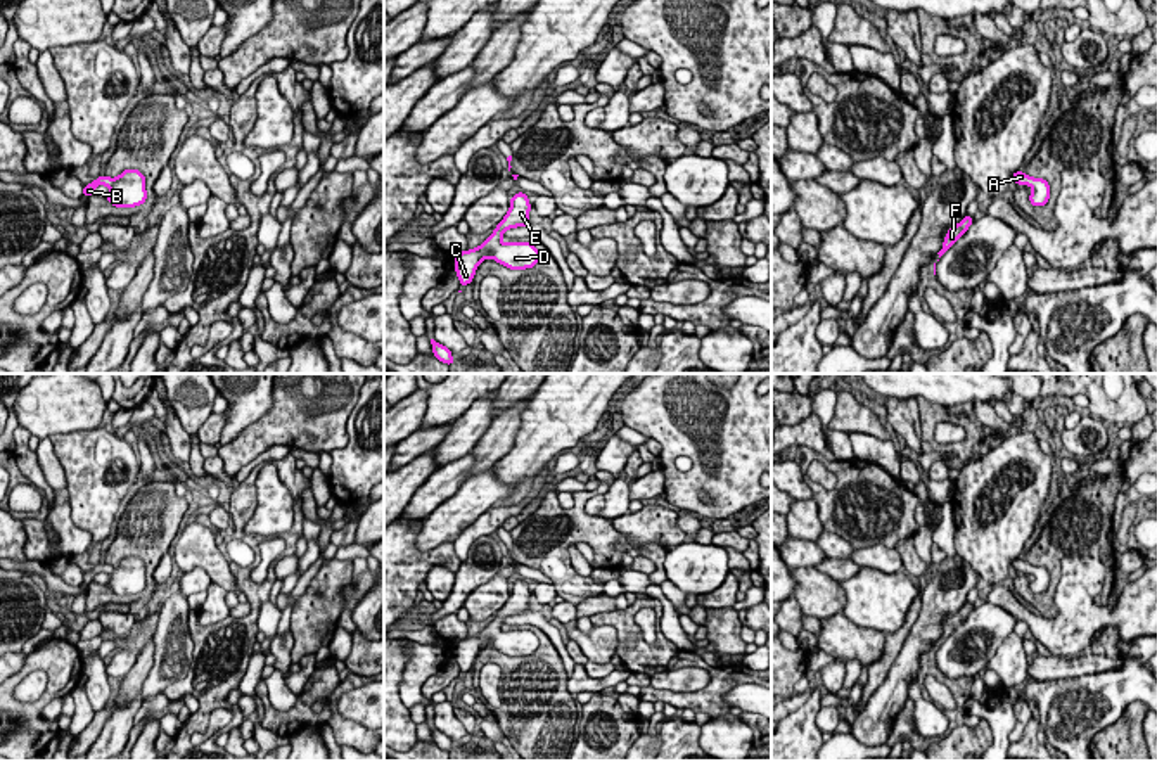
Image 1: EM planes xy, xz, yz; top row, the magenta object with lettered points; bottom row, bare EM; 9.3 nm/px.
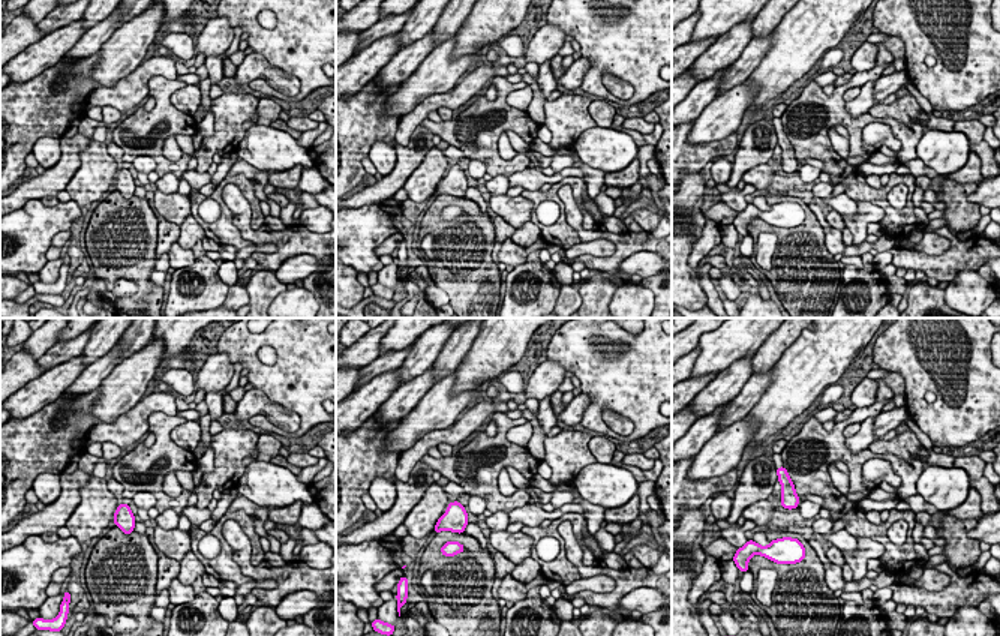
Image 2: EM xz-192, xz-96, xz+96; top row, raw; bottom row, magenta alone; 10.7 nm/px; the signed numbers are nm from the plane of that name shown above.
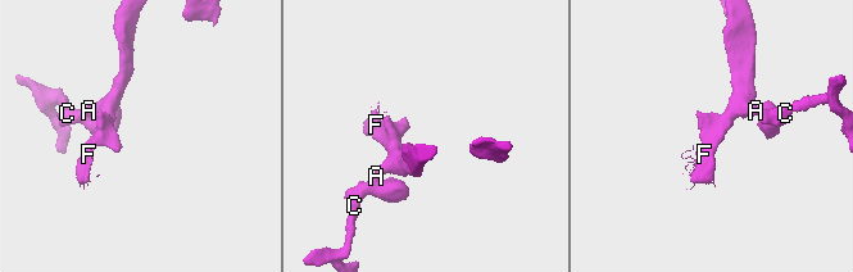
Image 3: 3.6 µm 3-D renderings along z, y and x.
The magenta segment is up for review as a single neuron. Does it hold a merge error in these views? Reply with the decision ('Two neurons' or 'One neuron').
One neuron

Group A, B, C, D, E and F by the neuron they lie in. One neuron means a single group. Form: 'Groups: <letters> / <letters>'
Groups: A B C D E F

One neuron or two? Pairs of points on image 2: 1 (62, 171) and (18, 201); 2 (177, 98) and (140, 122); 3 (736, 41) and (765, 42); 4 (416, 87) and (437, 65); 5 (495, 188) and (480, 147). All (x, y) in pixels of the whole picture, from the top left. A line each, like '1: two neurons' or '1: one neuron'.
1: one neuron
2: two neurons
3: two neurons
4: one neuron
5: two neurons

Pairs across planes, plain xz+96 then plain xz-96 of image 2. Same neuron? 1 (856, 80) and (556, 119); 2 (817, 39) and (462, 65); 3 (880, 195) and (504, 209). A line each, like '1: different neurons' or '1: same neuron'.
1: different neurons
2: different neurons
3: different neurons

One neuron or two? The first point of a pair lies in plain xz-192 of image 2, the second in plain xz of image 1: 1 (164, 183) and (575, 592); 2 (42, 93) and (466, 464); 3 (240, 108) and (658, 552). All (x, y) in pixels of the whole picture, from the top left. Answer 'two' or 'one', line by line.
1: two
2: two
3: two

